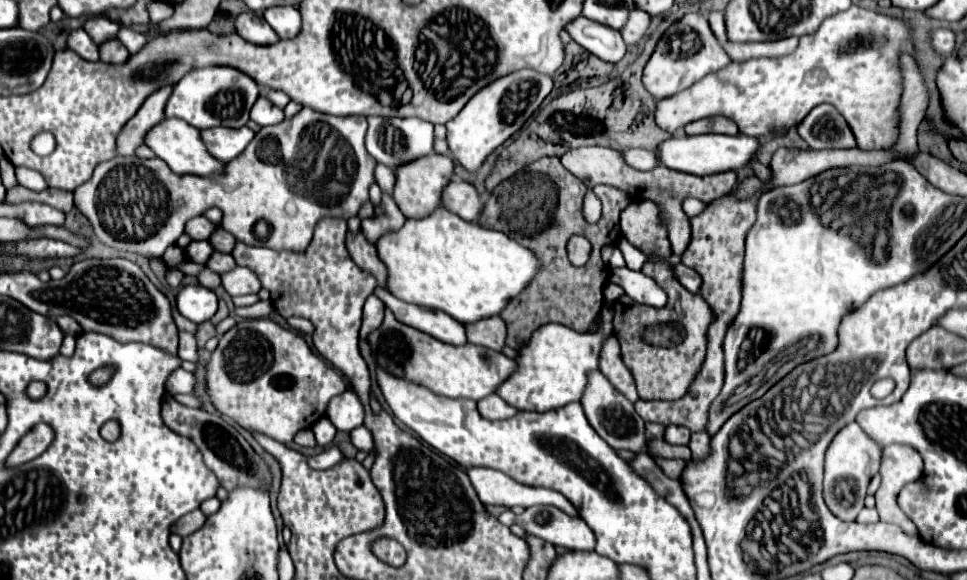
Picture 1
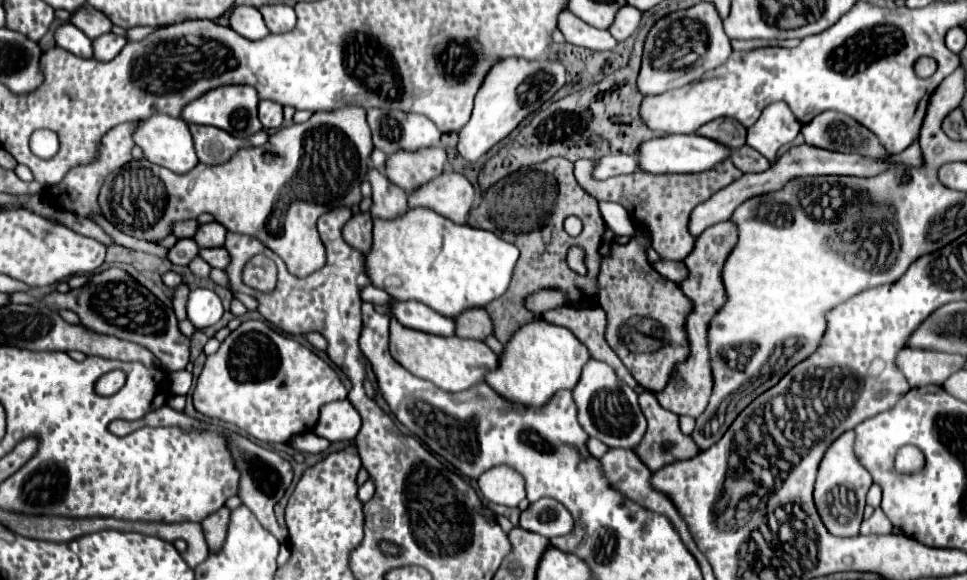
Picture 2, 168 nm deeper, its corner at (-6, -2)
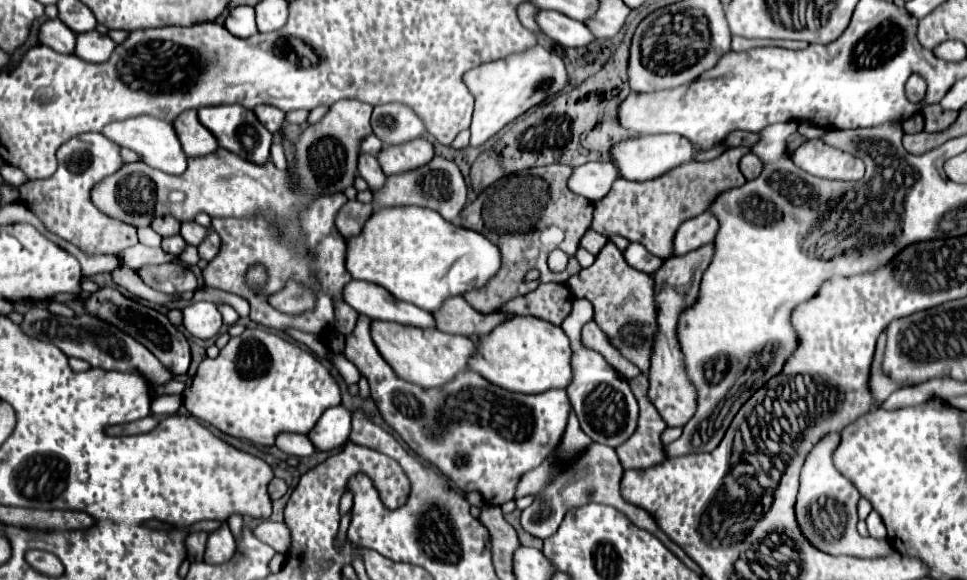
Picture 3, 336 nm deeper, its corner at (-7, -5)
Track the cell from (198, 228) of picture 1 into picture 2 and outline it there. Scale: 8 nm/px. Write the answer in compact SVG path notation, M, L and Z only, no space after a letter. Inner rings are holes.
M184 220L184 222L174 222L172 224L172 234L176 238L192 238L198 228L196 220Z

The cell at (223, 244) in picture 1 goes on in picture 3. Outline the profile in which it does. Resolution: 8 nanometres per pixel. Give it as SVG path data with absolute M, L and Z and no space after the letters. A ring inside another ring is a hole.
M195 221L181 225L181 237L183 237L189 245L199 247L199 243L201 243L201 239L205 239L205 235L209 235L209 229L197 225Z

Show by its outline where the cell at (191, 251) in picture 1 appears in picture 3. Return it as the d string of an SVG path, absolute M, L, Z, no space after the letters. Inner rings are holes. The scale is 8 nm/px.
M175 235L175 237L165 237L163 239L163 251L173 255L173 257L179 257L183 251L185 251L185 239L181 239L181 235Z

